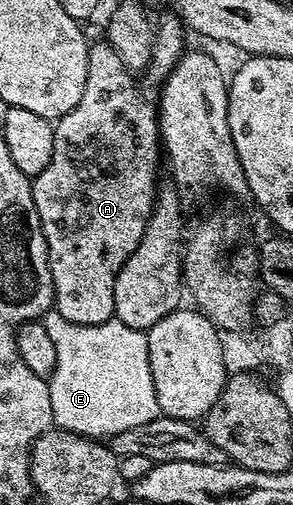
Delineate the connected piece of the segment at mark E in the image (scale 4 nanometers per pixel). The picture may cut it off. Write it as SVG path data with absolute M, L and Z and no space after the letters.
M56 309L46 312L42 322L53 339L57 353L55 370L48 378L53 425L61 431L74 432L95 439L111 438L123 430L140 426L159 417L157 394L148 375L148 337L143 329L126 326L118 319L105 323L82 324L70 322Z

